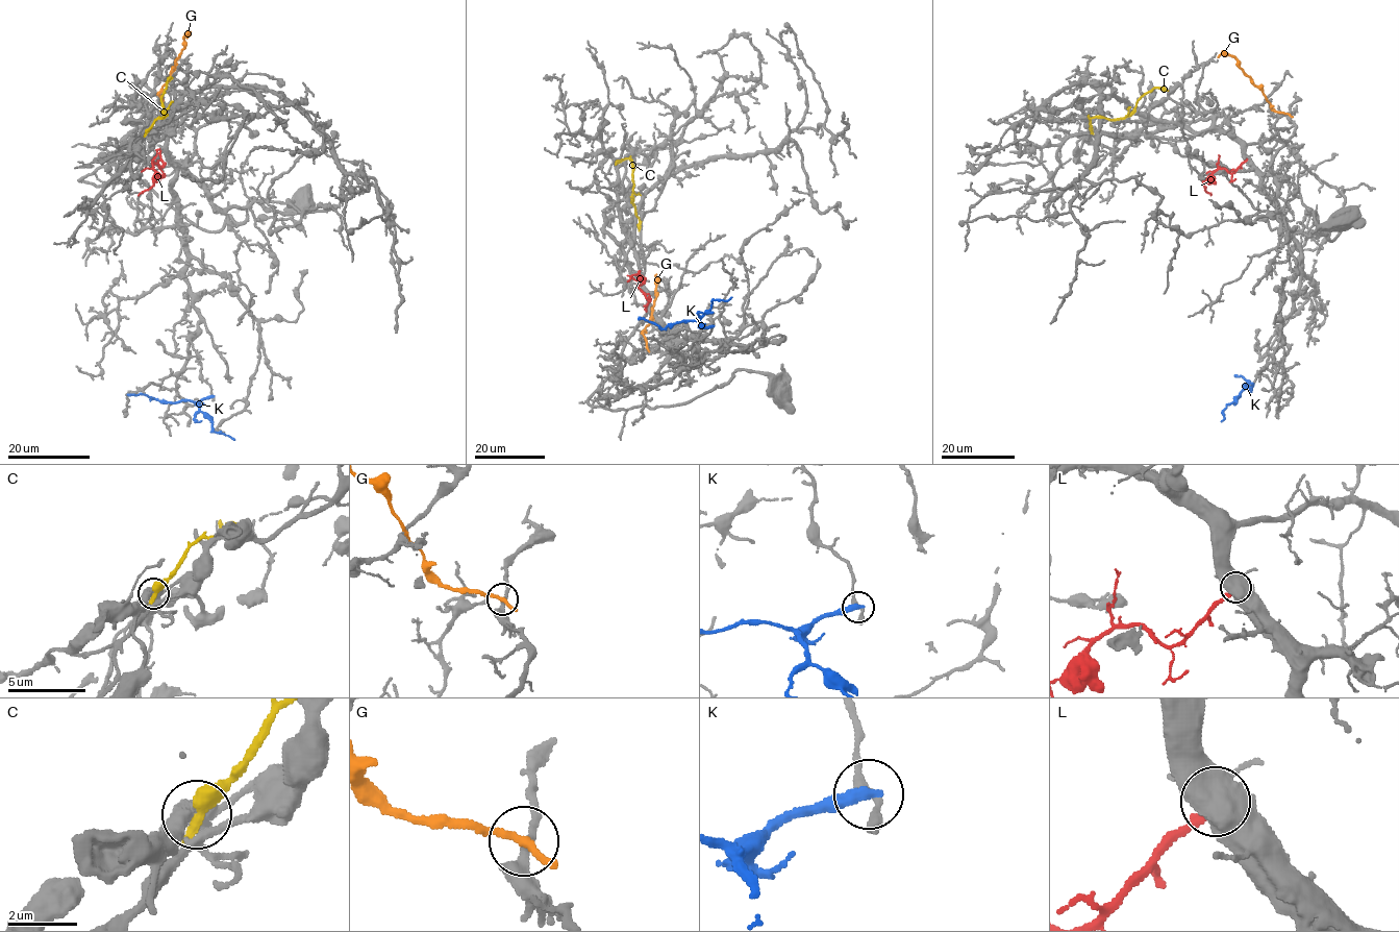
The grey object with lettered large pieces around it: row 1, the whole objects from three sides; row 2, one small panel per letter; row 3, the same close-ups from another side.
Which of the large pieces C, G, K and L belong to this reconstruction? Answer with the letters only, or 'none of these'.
L

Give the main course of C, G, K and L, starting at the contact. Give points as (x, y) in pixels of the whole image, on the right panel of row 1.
C: (1092, 130), (1090, 118), (1124, 119), (1144, 94), (1155, 88), (1168, 91)
G: (1289, 114), (1272, 108), (1233, 56), (1224, 54), (1218, 56)
K: (1252, 384), (1245, 387), (1243, 385), (1249, 382), (1237, 374)
L: (1246, 158), (1229, 173), (1223, 168), (1217, 169), (1204, 181), (1203, 186), (1210, 195)

